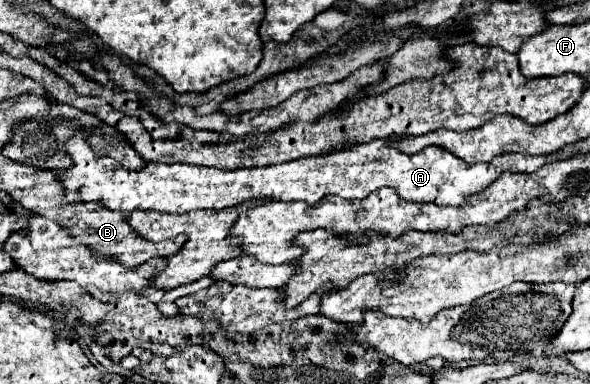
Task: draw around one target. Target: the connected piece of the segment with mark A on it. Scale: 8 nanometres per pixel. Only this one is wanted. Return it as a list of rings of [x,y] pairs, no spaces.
[[[74,133],[74,137],[64,145],[64,151],[68,157],[72,157],[72,167],[62,171],[60,181],[66,185],[66,197],[64,201],[96,201],[106,205],[112,211],[134,211],[134,209],[152,209],[160,213],[188,213],[194,209],[226,209],[240,205],[244,201],[252,199],[276,199],[276,201],[304,201],[304,203],[318,203],[326,195],[340,195],[342,199],[366,199],[372,191],[380,187],[392,187],[398,191],[398,195],[406,201],[418,201],[418,203],[436,203],[436,205],[462,205],[466,197],[472,197],[474,193],[480,193],[490,185],[494,179],[498,179],[500,173],[504,171],[514,171],[514,173],[534,173],[538,171],[546,161],[552,161],[550,155],[546,157],[526,157],[526,155],[504,155],[504,157],[494,157],[490,163],[476,163],[468,165],[460,157],[454,157],[452,153],[446,153],[446,149],[438,147],[426,147],[422,153],[410,157],[406,153],[400,153],[394,149],[392,139],[374,139],[364,145],[356,145],[352,149],[342,149],[342,151],[332,151],[328,155],[318,155],[318,157],[304,157],[302,161],[288,161],[280,165],[266,165],[266,167],[246,167],[246,169],[232,169],[232,171],[222,171],[222,169],[210,169],[210,167],[200,167],[200,165],[184,165],[184,163],[148,163],[146,169],[138,173],[130,173],[122,169],[114,159],[110,157],[96,157],[88,141],[84,141],[82,133]]]

